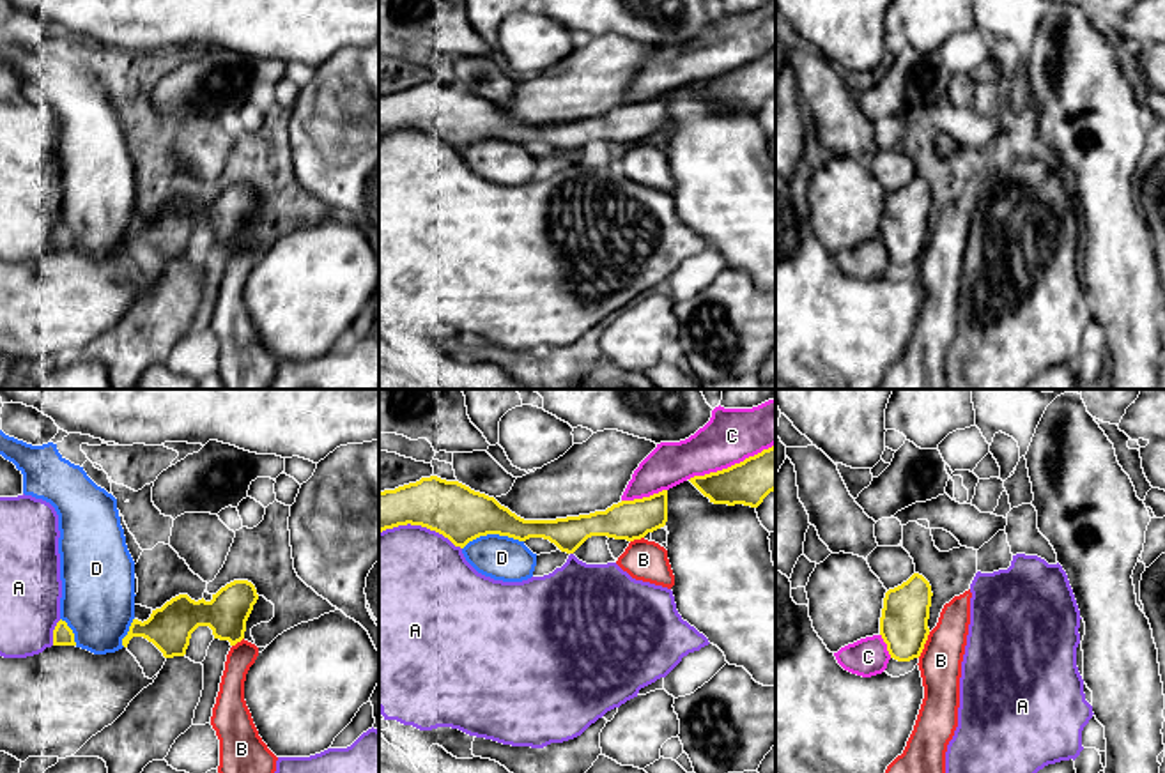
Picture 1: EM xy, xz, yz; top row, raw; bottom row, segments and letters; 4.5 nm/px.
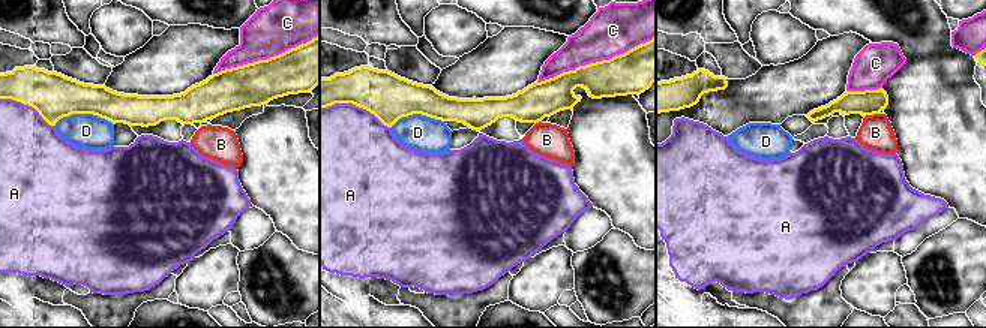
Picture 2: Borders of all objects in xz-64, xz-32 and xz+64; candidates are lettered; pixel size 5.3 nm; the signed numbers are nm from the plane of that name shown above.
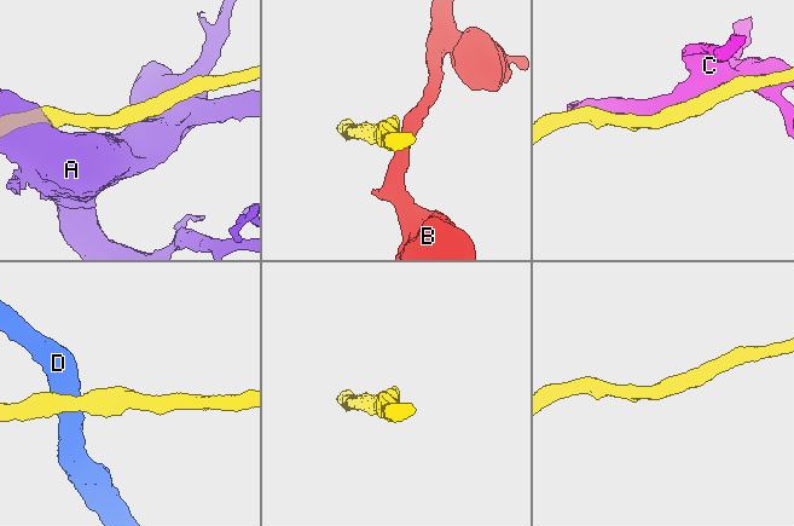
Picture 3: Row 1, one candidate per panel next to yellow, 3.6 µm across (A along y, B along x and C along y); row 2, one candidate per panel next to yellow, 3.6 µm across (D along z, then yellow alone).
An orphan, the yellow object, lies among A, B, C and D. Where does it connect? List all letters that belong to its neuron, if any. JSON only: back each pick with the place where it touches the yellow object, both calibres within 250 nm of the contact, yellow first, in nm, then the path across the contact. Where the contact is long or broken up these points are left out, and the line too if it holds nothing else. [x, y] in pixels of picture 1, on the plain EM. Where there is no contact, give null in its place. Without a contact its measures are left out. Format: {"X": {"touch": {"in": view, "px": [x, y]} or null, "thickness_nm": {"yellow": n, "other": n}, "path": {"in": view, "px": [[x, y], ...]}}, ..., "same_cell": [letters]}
{"same_cell": []}

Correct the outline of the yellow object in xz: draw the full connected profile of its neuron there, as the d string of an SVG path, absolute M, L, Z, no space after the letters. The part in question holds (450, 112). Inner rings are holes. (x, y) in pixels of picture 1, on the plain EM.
M618 34L597 35L586 46L574 48L558 64L517 81L512 94L496 103L459 85L421 81L416 87L379 96L379 136L407 127L421 129L460 152L487 138L519 145L544 142L567 157L574 157L591 140L641 143L666 129L667 94L634 104L623 104L621 99L634 74L655 51L652 44Z

